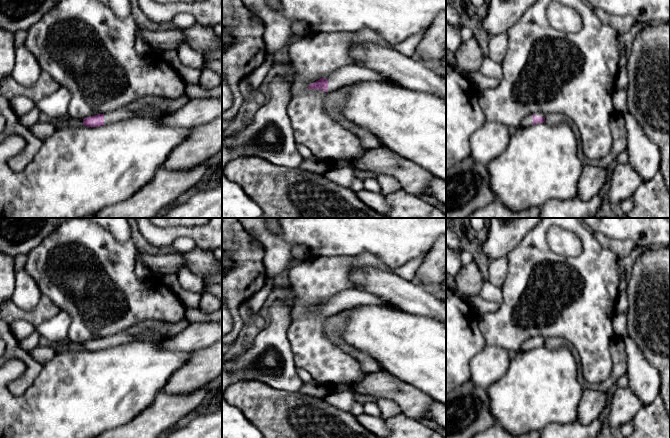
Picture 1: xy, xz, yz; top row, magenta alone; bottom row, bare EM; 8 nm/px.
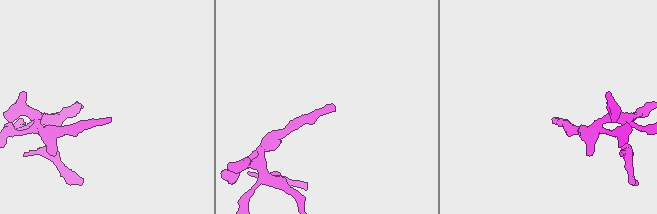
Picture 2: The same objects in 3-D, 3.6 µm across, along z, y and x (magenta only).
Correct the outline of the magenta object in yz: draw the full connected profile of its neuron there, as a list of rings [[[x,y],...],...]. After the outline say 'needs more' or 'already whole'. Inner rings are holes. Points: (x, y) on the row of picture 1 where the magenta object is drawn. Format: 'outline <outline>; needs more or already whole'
outline [[[540,113],[528,114],[525,116],[521,122],[522,127],[529,127],[538,123],[543,123],[545,121],[545,116]]]; needs more

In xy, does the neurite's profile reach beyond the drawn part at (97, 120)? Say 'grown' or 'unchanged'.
grown

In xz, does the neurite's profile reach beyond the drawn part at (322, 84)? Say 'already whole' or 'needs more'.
needs more

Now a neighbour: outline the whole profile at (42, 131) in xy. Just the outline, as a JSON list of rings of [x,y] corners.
[[[51,120],[44,123],[38,121],[32,127],[30,127],[30,130],[35,137],[43,142],[48,137],[50,137],[57,130],[57,128],[54,122]]]

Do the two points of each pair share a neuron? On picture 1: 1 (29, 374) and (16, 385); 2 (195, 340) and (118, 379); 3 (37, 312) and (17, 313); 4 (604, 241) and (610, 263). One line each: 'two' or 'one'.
1: one
2: two
3: one
4: two

